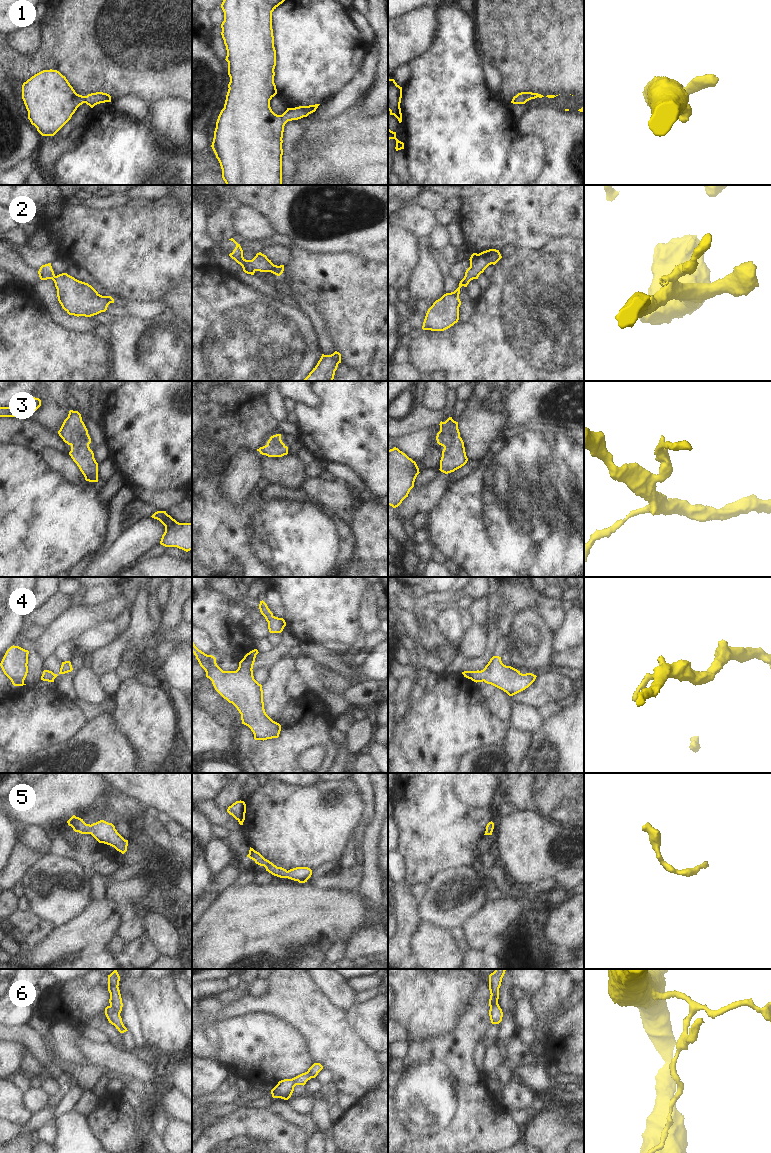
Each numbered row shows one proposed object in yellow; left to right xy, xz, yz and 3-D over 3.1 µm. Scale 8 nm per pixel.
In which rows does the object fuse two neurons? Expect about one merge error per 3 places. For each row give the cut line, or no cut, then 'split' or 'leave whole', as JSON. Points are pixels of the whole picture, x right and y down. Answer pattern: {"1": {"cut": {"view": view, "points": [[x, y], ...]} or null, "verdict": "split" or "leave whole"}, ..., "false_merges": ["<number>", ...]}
{"1": {"cut": null, "verdict": "leave whole"}, "2": {"cut": null, "verdict": "leave whole"}, "3": {"cut": null, "verdict": "leave whole"}, "4": {"cut": null, "verdict": "leave whole"}, "5": {"cut": null, "verdict": "leave whole"}, "6": {"cut": {"view": "xy", "points": [[110, 1005], [119, 1013]]}, "verdict": "split"}, "false_merges": ["6"]}

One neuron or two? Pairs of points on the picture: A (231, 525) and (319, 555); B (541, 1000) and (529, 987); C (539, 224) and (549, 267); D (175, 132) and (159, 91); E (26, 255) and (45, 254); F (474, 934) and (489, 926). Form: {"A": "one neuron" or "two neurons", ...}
{"A": "one neuron", "B": "two neurons", "C": "two neurons", "D": "two neurons", "E": "one neuron", "F": "one neuron"}

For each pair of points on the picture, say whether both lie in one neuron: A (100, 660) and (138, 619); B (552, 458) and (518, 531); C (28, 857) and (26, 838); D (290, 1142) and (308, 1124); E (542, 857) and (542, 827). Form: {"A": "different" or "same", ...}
{"A": "same", "B": "same", "C": "different", "D": "different", "E": "same"}

